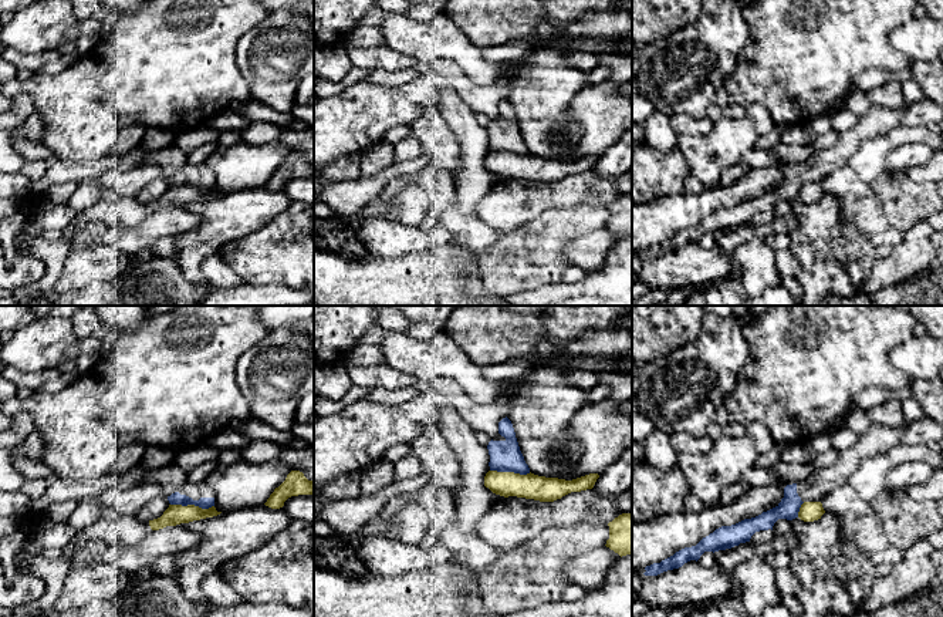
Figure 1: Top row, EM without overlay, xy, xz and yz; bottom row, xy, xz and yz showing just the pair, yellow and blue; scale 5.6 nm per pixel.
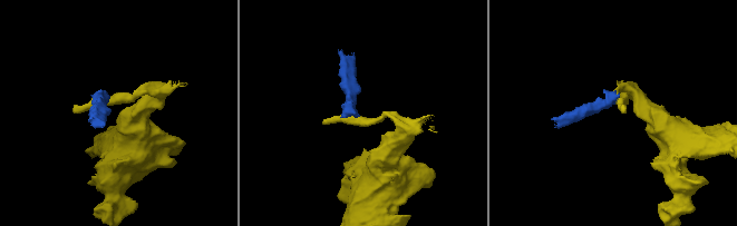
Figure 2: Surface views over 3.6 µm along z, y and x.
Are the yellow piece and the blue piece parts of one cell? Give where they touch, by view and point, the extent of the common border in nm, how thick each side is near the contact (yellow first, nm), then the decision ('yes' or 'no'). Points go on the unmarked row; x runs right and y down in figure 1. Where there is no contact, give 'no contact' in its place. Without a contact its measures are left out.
xy (192, 186) | 240 nm | 110/70 nm | no

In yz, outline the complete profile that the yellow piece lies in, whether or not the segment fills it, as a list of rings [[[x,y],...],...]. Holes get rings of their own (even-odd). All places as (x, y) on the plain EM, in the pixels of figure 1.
[[[804,183],[800,189],[798,199],[804,203],[814,203],[821,200],[825,195],[821,183]]]

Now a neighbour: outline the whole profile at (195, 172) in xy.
[[[186,163],[178,173],[168,178],[170,186],[195,186],[202,191],[214,188],[214,173],[206,163],[189,165]]]

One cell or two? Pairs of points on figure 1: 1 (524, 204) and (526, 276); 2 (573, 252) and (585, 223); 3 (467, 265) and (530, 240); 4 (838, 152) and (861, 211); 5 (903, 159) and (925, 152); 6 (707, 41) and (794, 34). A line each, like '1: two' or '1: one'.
1: two
2: two
3: two
4: two
5: one
6: two

